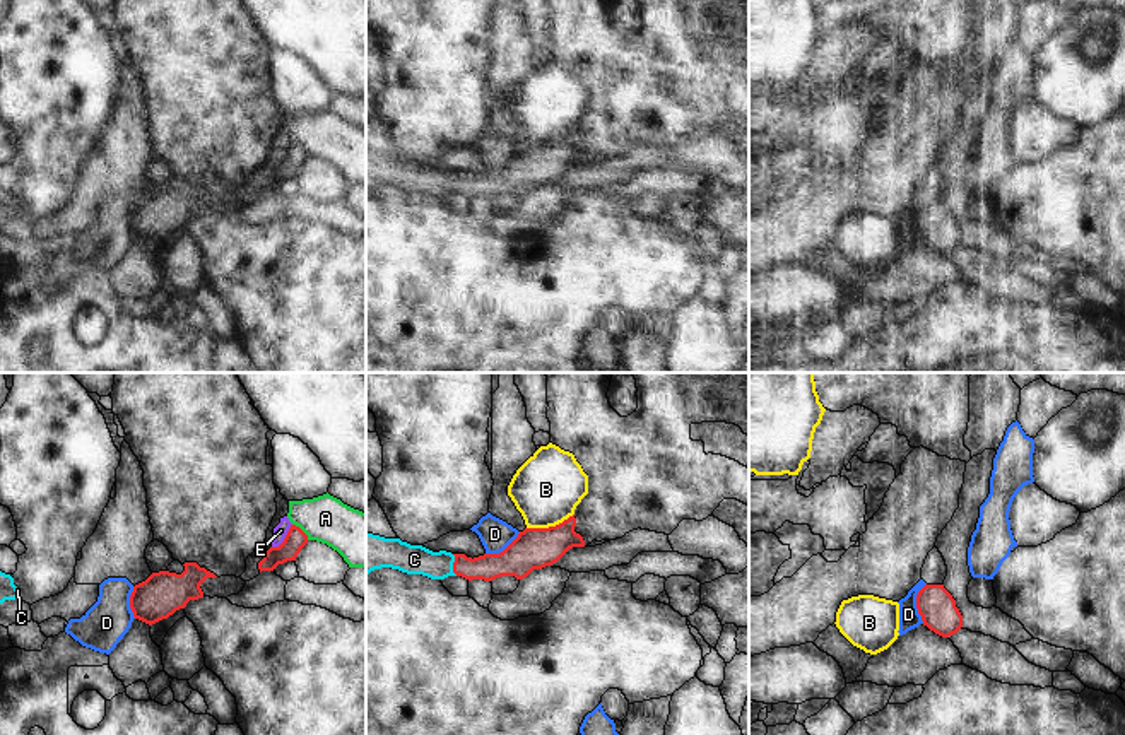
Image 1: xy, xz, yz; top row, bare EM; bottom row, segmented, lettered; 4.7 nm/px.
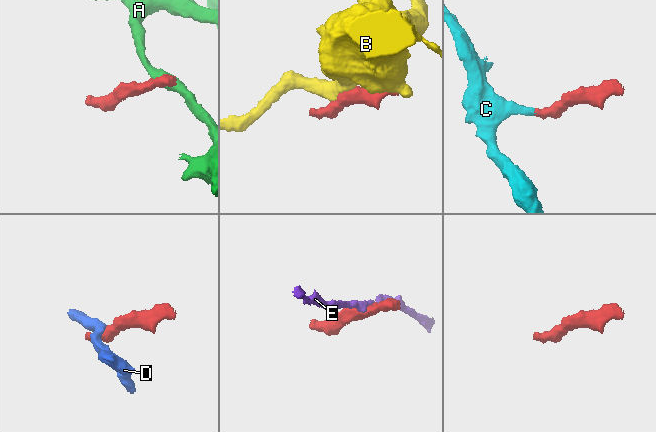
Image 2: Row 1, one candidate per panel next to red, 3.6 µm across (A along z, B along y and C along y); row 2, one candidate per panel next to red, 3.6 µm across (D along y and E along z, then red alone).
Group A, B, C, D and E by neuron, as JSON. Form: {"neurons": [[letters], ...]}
{"neurons": [["A"], ["B"], ["C"], ["D"], ["E"]]}

